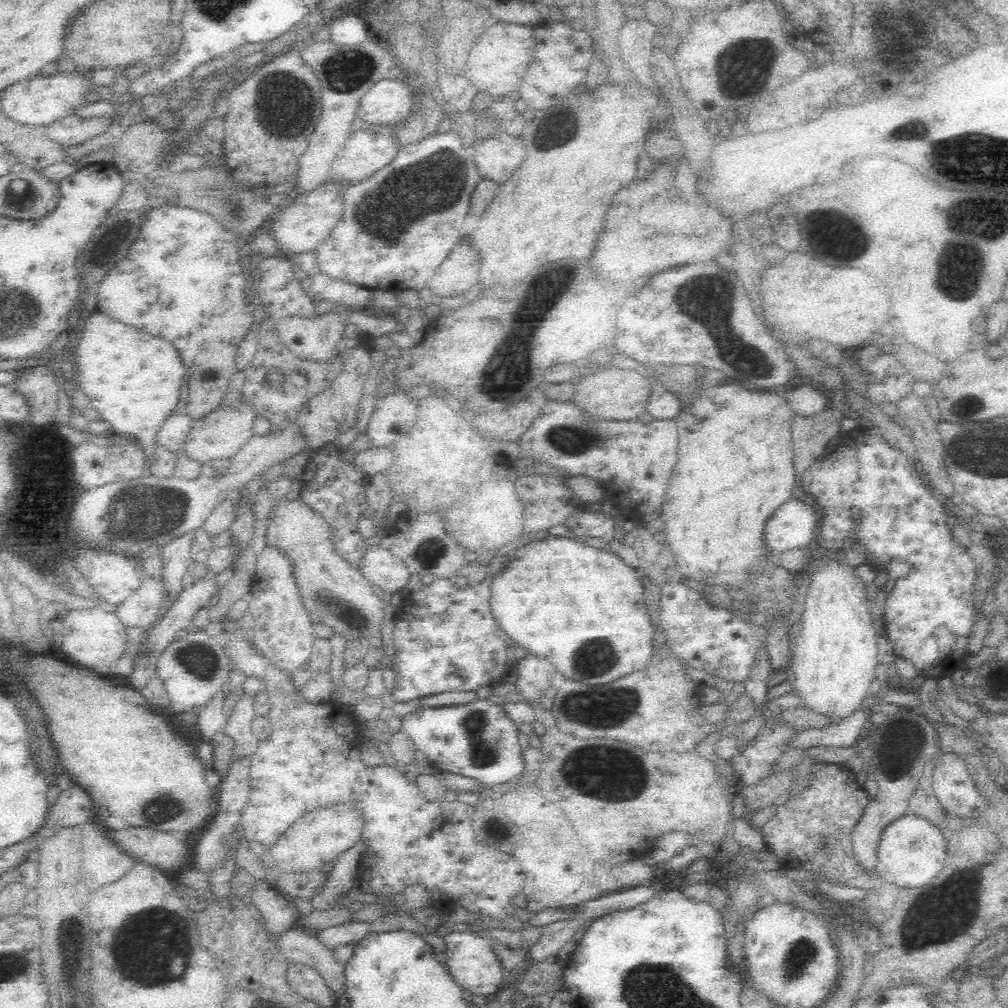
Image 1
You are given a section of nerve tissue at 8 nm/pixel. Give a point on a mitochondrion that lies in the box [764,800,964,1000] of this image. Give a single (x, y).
(798, 956)

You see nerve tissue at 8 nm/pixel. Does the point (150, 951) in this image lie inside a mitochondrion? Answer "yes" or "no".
yes

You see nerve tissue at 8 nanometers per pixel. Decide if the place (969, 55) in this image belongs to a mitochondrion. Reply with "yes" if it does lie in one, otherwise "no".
no

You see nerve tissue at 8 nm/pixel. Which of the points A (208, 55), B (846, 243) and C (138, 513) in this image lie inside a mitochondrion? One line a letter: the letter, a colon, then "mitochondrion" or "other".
A: other
B: mitochondrion
C: mitochondrion

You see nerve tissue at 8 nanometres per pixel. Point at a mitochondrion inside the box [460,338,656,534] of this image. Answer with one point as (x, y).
(570, 439)

